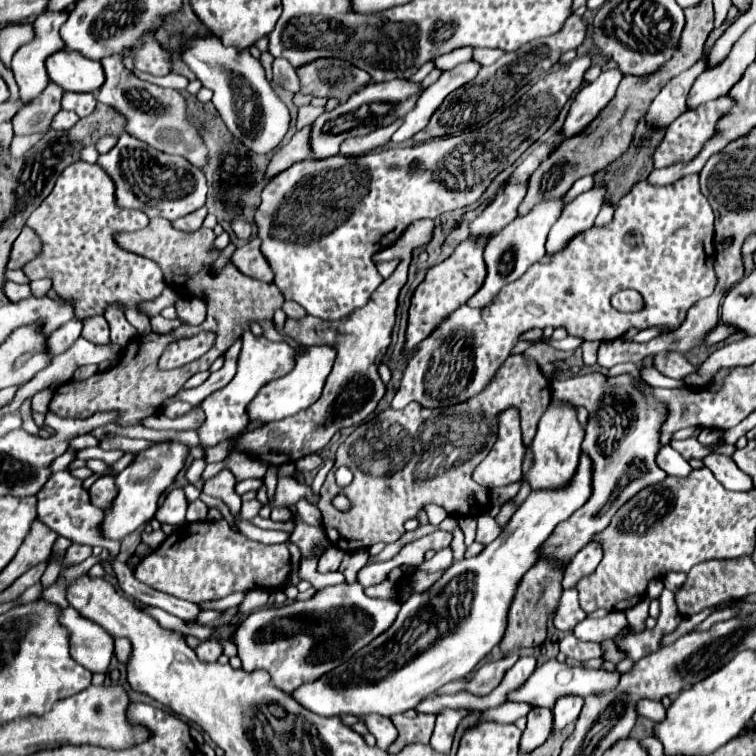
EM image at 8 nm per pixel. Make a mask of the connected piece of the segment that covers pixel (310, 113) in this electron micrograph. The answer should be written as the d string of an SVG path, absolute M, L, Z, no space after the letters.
M302 106L302 108L298 110L298 128L304 128L304 126L312 124L312 122L314 122L314 118L316 118L318 114L322 114L322 108Z

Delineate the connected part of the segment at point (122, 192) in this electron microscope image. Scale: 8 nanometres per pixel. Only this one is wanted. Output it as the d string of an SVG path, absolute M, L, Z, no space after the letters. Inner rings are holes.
M122 134L116 146L98 158L98 164L108 170L116 184L116 200L122 208L134 208L148 214L148 218L160 216L170 222L184 218L186 214L198 210L206 202L206 178L202 170L192 166L188 160L156 152L134 136Z

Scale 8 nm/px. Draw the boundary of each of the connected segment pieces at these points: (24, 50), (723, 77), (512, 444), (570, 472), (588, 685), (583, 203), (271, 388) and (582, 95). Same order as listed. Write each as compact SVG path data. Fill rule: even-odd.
M66 10L40 14L40 16L36 18L36 22L32 24L32 28L34 28L34 38L32 38L30 42L22 44L22 46L16 50L16 54L12 56L12 74L14 74L14 78L16 78L16 84L18 84L18 88L20 88L20 100L22 100L24 104L30 102L32 98L36 98L36 96L46 88L46 84L50 82L48 72L46 72L46 58L48 58L50 54L60 52L60 50L66 48L66 46L64 46L64 40L62 40L60 34L58 34L58 30L60 30L60 26L66 22L66 18L68 18L68 12L66 12Z
M750 26L738 38L738 42L732 46L730 54L722 62L704 70L696 78L688 94L688 108L696 108L700 104L706 104L710 100L728 94L728 90L742 78L744 70L752 62L754 62L754 26Z
M502 412L498 426L498 442L474 470L474 480L484 488L506 486L522 478L522 458L526 448L522 444L518 412Z
M572 402L550 404L538 422L538 432L530 446L534 452L534 466L524 476L528 478L530 486L534 490L548 490L548 488L554 490L566 486L576 472L582 440L584 440L584 426L576 418L576 406Z
M548 660L542 666L538 666L534 670L534 674L516 690L512 690L506 700L508 702L526 702L530 706L544 706L544 708L552 708L556 704L556 700L560 696L566 694L576 694L576 696L590 696L590 694L602 694L602 692L610 692L616 688L618 684L618 672L606 672L606 670L586 670L580 666L568 666L566 662L558 662L558 660Z
M594 186L592 190L582 192L578 198L574 198L562 210L558 222L552 226L546 242L546 252L554 254L556 250L562 250L572 236L592 228L604 204L604 196L606 196L606 186Z
M310 346L308 350L298 350L296 352L296 366L288 374L280 376L278 380L268 382L266 386L262 386L262 390L250 402L250 406L248 406L250 420L274 422L274 420L294 416L300 410L306 410L308 406L312 406L320 398L320 392L324 388L326 376L332 370L334 358L336 358L334 346Z
M604 70L594 82L586 84L586 88L580 88L570 104L570 112L564 122L564 138L576 136L600 114L600 110L614 98L620 80L620 70Z

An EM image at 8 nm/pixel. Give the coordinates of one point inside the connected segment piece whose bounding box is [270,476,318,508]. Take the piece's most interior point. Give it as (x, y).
(289, 491)

